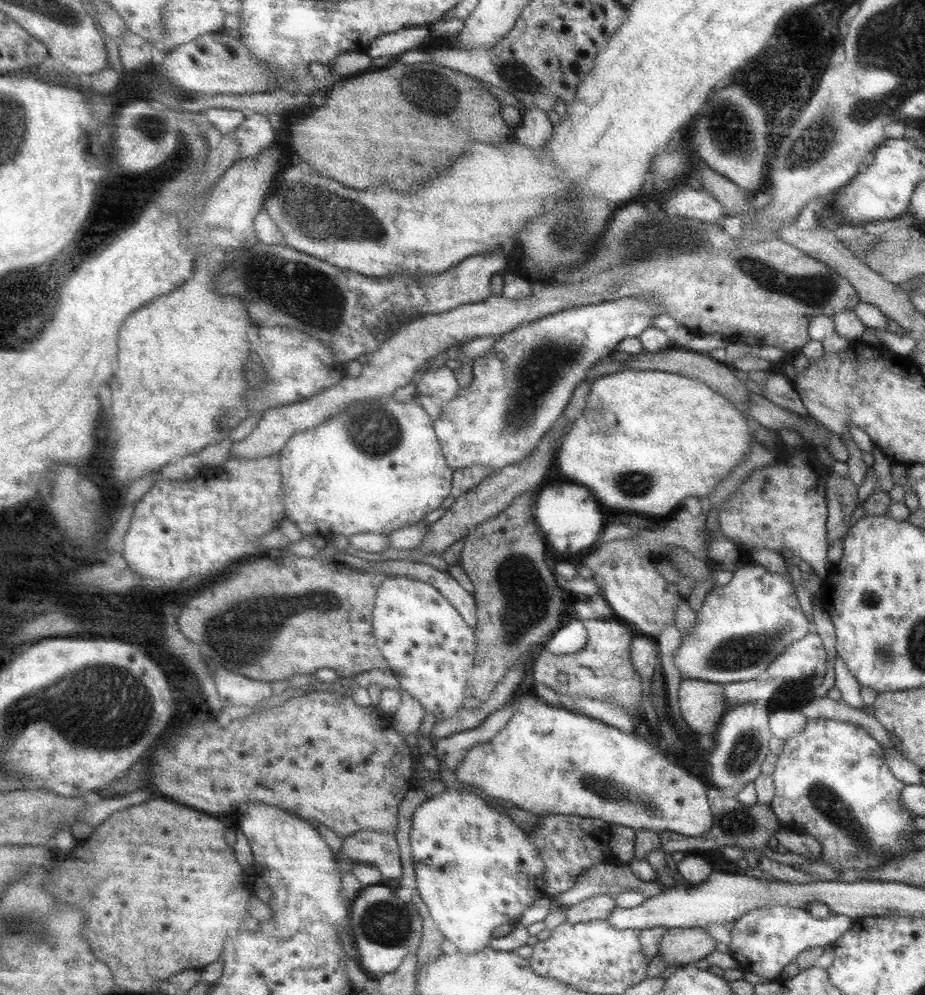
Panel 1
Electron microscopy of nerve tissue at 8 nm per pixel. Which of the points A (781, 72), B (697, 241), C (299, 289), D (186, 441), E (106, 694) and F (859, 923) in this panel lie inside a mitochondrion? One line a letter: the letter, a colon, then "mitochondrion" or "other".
A: other
B: mitochondrion
C: mitochondrion
D: other
E: mitochondrion
F: other

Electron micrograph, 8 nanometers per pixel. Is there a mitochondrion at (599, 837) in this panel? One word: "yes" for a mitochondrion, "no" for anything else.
no

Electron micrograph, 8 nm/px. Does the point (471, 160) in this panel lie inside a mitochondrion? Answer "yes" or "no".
no

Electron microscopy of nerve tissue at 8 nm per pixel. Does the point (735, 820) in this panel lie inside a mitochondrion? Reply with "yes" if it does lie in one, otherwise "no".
yes

